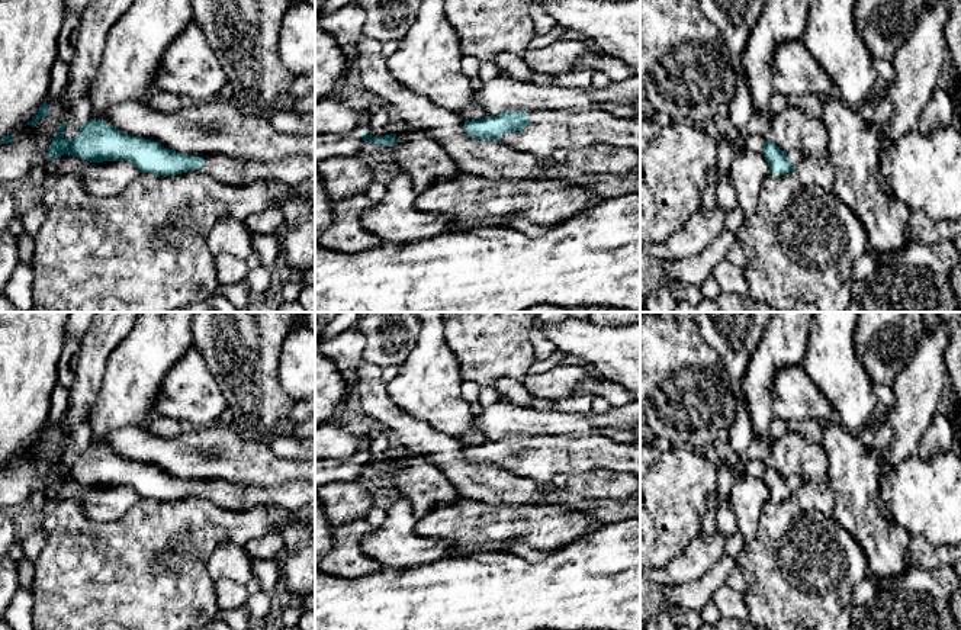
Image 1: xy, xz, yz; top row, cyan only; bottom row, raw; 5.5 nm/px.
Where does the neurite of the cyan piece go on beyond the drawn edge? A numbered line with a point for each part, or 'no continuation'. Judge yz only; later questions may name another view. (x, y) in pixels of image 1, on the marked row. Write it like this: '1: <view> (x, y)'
1: yz (794, 157)

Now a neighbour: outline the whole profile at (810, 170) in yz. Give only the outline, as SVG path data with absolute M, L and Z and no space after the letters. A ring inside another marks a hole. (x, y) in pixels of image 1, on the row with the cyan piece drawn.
M803 155L801 160L793 165L793 171L807 187L816 186L825 190L830 190L835 184L835 171L830 167L827 155Z

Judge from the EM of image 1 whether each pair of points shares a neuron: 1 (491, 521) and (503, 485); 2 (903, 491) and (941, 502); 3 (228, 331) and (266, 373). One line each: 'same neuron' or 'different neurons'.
1: different neurons
2: same neuron
3: same neuron

